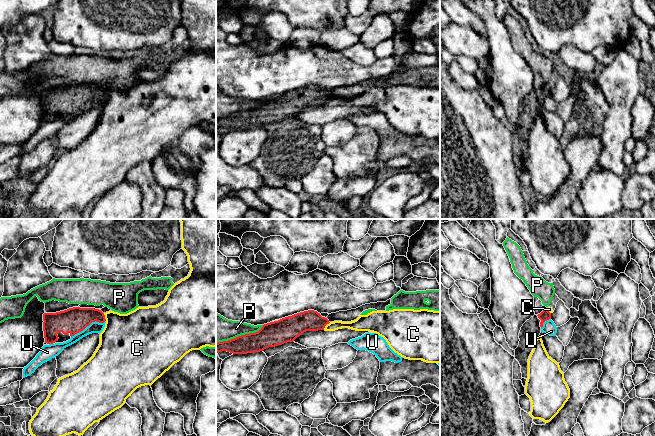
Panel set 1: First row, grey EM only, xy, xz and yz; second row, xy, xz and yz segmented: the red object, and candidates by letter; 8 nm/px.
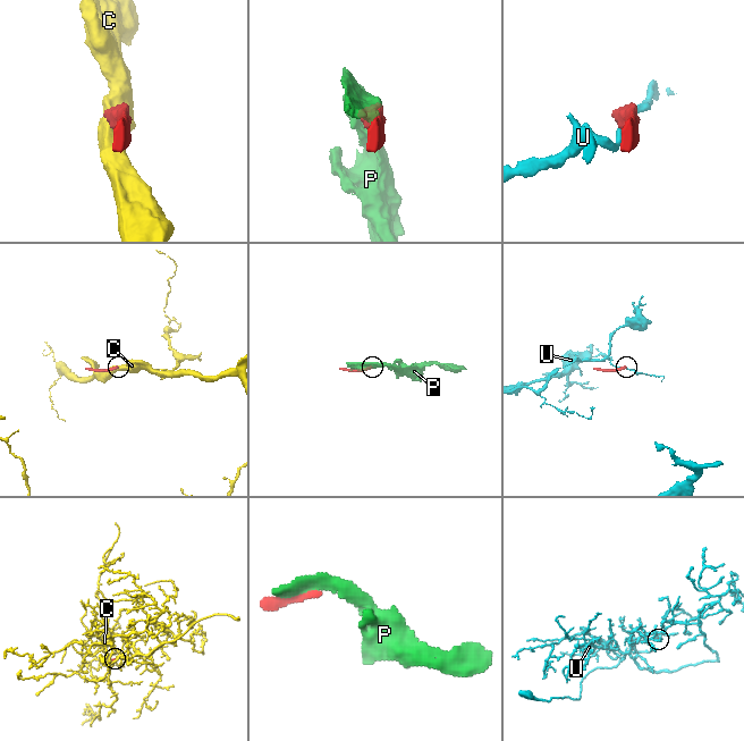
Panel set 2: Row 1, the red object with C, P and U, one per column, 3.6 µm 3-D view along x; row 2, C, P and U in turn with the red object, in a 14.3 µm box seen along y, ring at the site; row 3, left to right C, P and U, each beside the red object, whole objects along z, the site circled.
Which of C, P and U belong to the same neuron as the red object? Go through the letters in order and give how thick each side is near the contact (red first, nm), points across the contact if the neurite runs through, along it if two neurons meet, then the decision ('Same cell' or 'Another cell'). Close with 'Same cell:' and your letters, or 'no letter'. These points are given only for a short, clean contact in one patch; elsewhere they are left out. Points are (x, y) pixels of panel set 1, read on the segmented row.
C: Thickness 200 nm (red) against 400 nm. Boundary: xy (103, 313), (105, 321). Another cell
P: Thickness 190 nm (red) against 220 nm. Another cell
U: Thickness 200 nm (red) against 100 nm. Boundary: xy (104, 321), (92, 321), (71, 337). Another cell
Same cell: no letter

